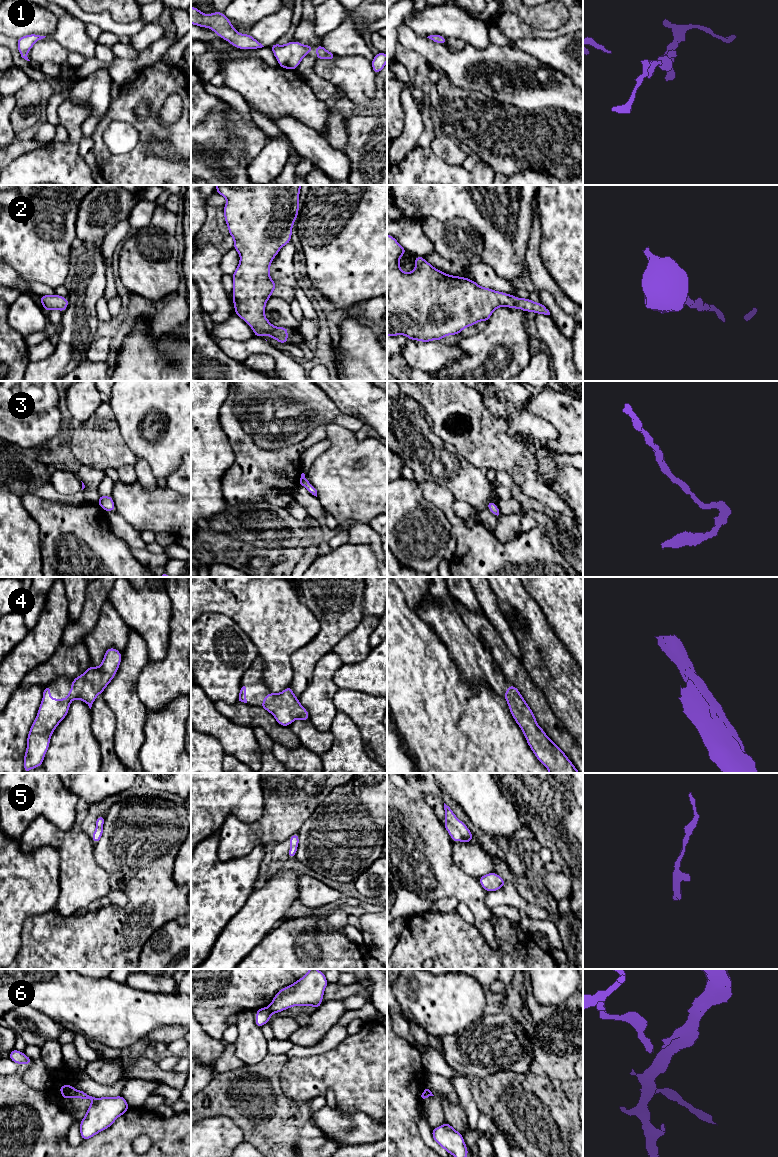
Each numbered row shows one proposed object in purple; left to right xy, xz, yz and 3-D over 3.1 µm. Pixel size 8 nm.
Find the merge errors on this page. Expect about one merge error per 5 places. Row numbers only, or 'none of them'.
6

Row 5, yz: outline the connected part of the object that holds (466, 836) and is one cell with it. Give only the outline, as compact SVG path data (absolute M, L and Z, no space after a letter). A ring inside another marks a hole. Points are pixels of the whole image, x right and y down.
M444 803L445 810L445 823L443 823L445 829L448 831L453 842L463 841L469 843L473 839L473 835L468 827L459 820L453 813L452 809Z

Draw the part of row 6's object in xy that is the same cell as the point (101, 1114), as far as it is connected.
M77 1090L74 1097L92 1100L85 1117L80 1121L82 1140L89 1140L94 1135L109 1128L119 1116L127 1113L129 1109L127 1101L121 1095L95 1098L82 1090Z

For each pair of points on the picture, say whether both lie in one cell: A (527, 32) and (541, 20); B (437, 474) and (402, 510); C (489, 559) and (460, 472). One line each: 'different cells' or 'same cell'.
A: different cells
B: different cells
C: different cells

